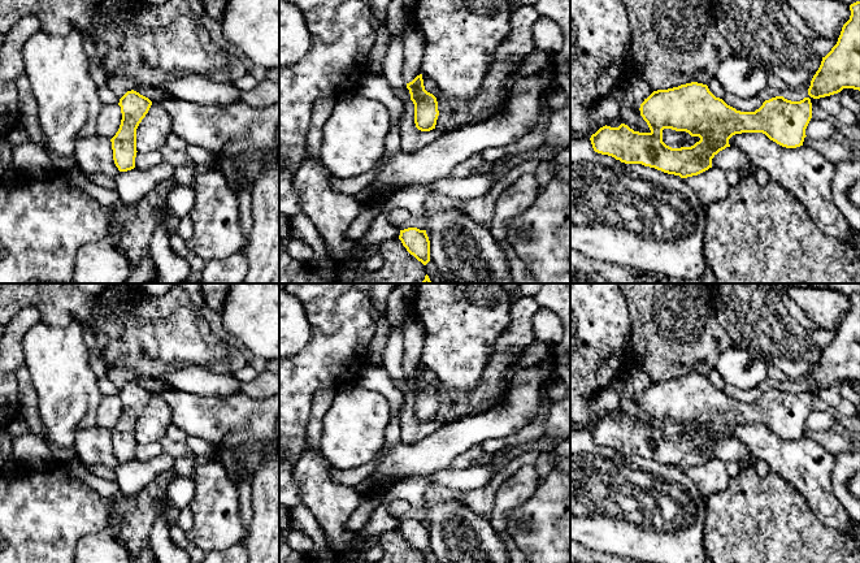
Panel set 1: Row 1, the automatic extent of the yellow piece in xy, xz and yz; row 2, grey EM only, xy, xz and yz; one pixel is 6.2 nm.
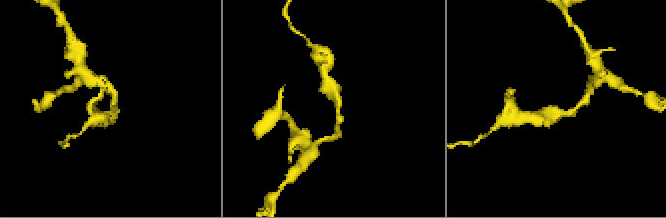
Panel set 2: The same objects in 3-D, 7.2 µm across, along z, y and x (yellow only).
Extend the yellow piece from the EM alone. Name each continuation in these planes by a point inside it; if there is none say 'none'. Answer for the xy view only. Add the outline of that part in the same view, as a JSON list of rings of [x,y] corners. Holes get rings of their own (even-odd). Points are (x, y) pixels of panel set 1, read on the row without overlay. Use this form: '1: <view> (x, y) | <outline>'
none

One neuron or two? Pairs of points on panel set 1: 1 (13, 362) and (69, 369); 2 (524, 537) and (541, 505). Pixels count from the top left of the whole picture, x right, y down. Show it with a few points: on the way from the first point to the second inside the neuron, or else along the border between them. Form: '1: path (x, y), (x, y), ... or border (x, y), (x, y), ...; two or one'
1: border (25, 332), (22, 340), (24, 364); two
2: path (533, 532), (541, 524), (541, 514); one

